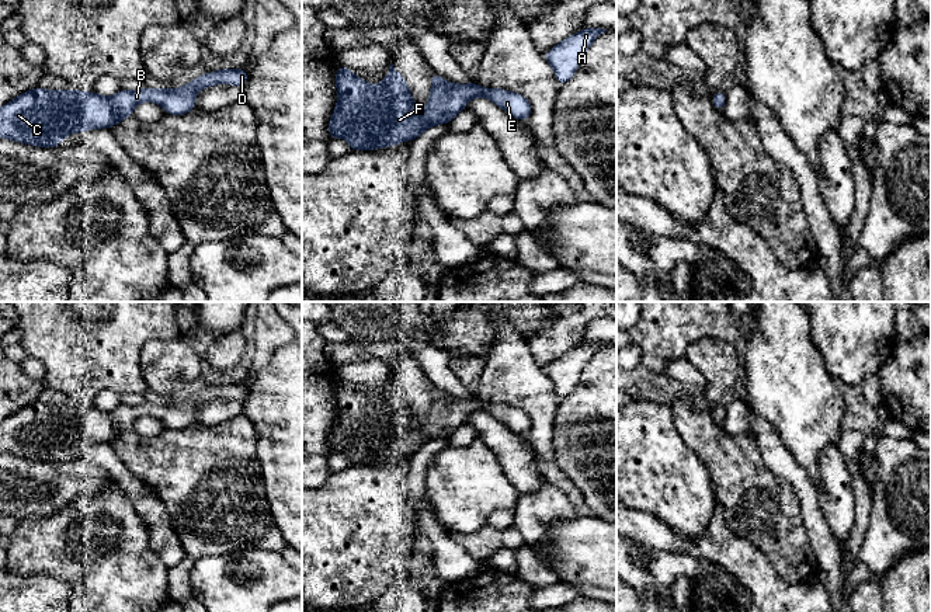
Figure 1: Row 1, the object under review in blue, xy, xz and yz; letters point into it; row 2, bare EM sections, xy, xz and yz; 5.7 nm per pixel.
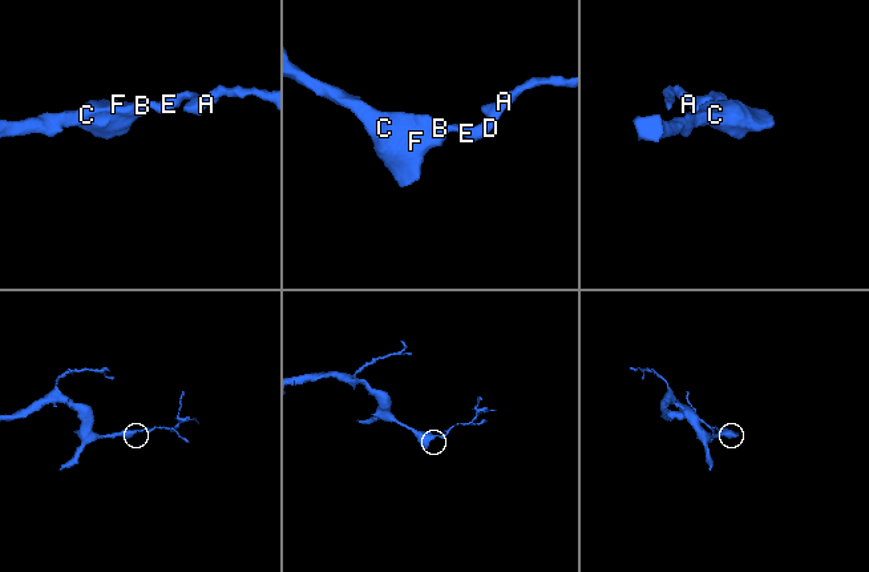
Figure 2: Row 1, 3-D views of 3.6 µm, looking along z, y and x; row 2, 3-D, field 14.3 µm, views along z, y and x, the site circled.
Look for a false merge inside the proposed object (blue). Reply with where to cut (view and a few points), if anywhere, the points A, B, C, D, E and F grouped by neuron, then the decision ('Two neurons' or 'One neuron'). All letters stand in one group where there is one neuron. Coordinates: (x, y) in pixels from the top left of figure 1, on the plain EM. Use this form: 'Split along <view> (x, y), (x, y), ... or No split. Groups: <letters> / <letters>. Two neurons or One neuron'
No split. Groups: A B C D E F. One neuron

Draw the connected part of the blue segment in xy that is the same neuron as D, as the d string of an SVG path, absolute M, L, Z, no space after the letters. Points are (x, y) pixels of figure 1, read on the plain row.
M223 383L198 390L184 401L174 404L143 401L136 406L119 404L112 411L100 408L63 404L51 406L35 401L22 407L13 415L0 423L0 452L22 456L39 462L59 462L60 455L72 446L83 448L86 444L108 442L111 444L119 435L132 430L135 421L143 415L154 415L163 421L167 428L184 430L194 425L195 407L213 399L235 399L244 401L249 389L246 383Z

